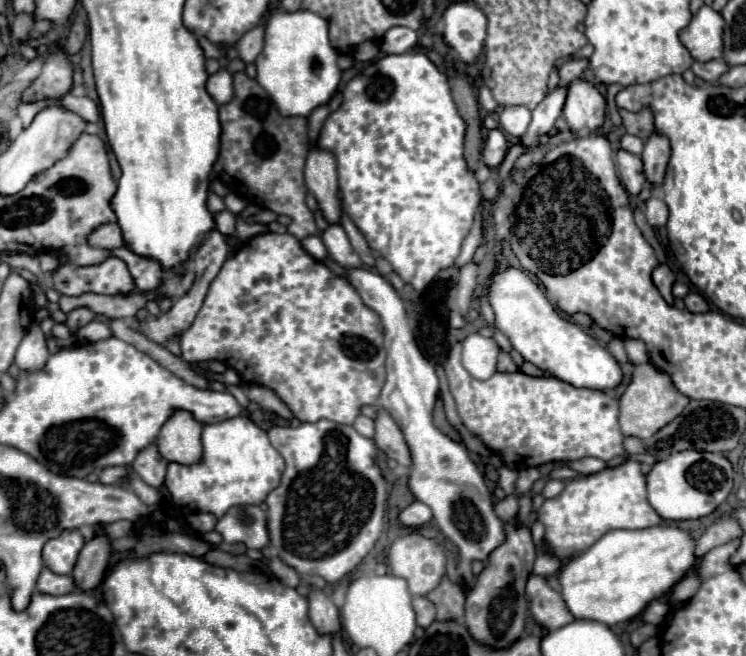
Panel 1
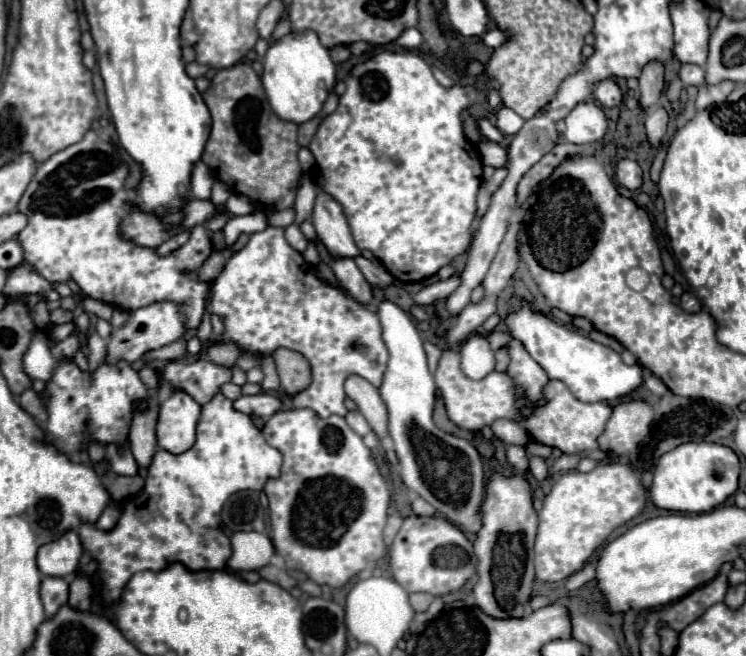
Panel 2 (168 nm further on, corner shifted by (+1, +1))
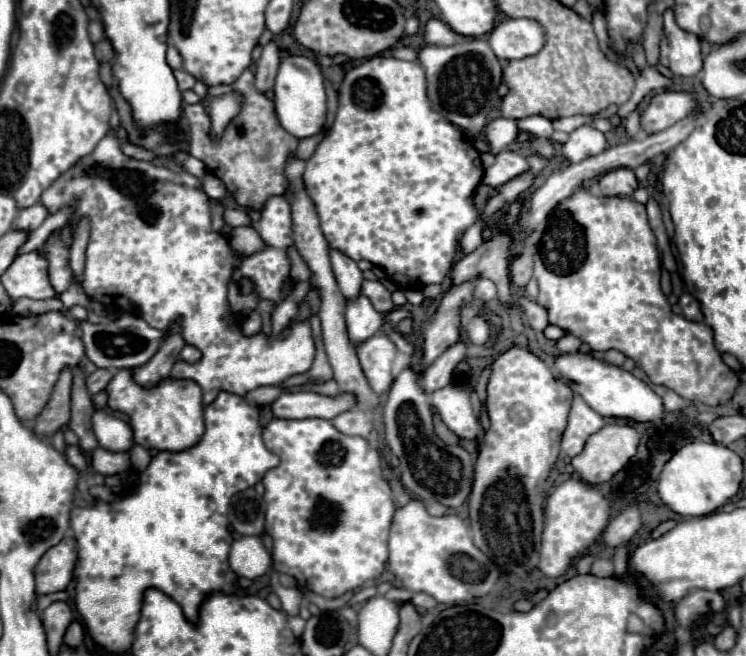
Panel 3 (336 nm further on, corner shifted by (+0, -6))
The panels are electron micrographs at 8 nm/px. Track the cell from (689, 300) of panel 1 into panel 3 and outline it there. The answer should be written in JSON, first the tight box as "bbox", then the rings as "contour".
{"bbox":[680,294,702,322],"contour":[[[684,294],[684,296],[680,298],[680,308],[682,308],[682,314],[684,314],[688,320],[694,320],[694,322],[700,322],[700,320],[702,320],[700,306],[698,306],[698,302],[696,302],[690,294]]]}

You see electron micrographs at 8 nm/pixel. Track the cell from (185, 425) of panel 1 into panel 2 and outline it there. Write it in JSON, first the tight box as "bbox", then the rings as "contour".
{"bbox":[157,391,201,453],"contour":[[[173,391],[159,409],[157,445],[169,453],[183,453],[195,443],[195,427],[201,415],[201,405],[185,391]]]}

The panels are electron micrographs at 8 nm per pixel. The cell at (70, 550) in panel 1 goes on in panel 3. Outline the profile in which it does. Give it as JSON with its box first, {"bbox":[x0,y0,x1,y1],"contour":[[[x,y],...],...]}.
{"bbox":[34,536,76,594],"contour":[[[66,536],[58,546],[52,546],[34,568],[36,592],[48,594],[64,590],[72,580],[76,560],[76,542],[72,536]]]}

